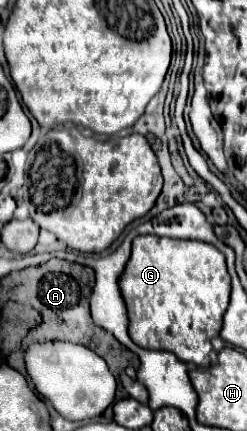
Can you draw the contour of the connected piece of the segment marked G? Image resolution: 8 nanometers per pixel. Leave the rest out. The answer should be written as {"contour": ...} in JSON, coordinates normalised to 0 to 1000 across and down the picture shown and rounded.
{"contour":[[[567,545],[534,564],[534,596],[486,647],[526,735],[526,782],[583,810],[656,810],[704,819],[729,838],[850,852],[858,787],[891,777],[899,731],[931,703],[931,638],[915,629],[907,587],[826,559],[721,559],[632,545]]]}

